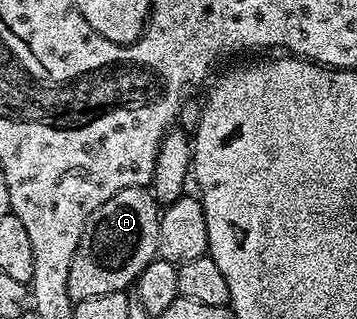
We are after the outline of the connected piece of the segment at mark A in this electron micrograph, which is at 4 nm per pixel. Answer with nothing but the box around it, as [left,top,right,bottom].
[67,187,160,302]

